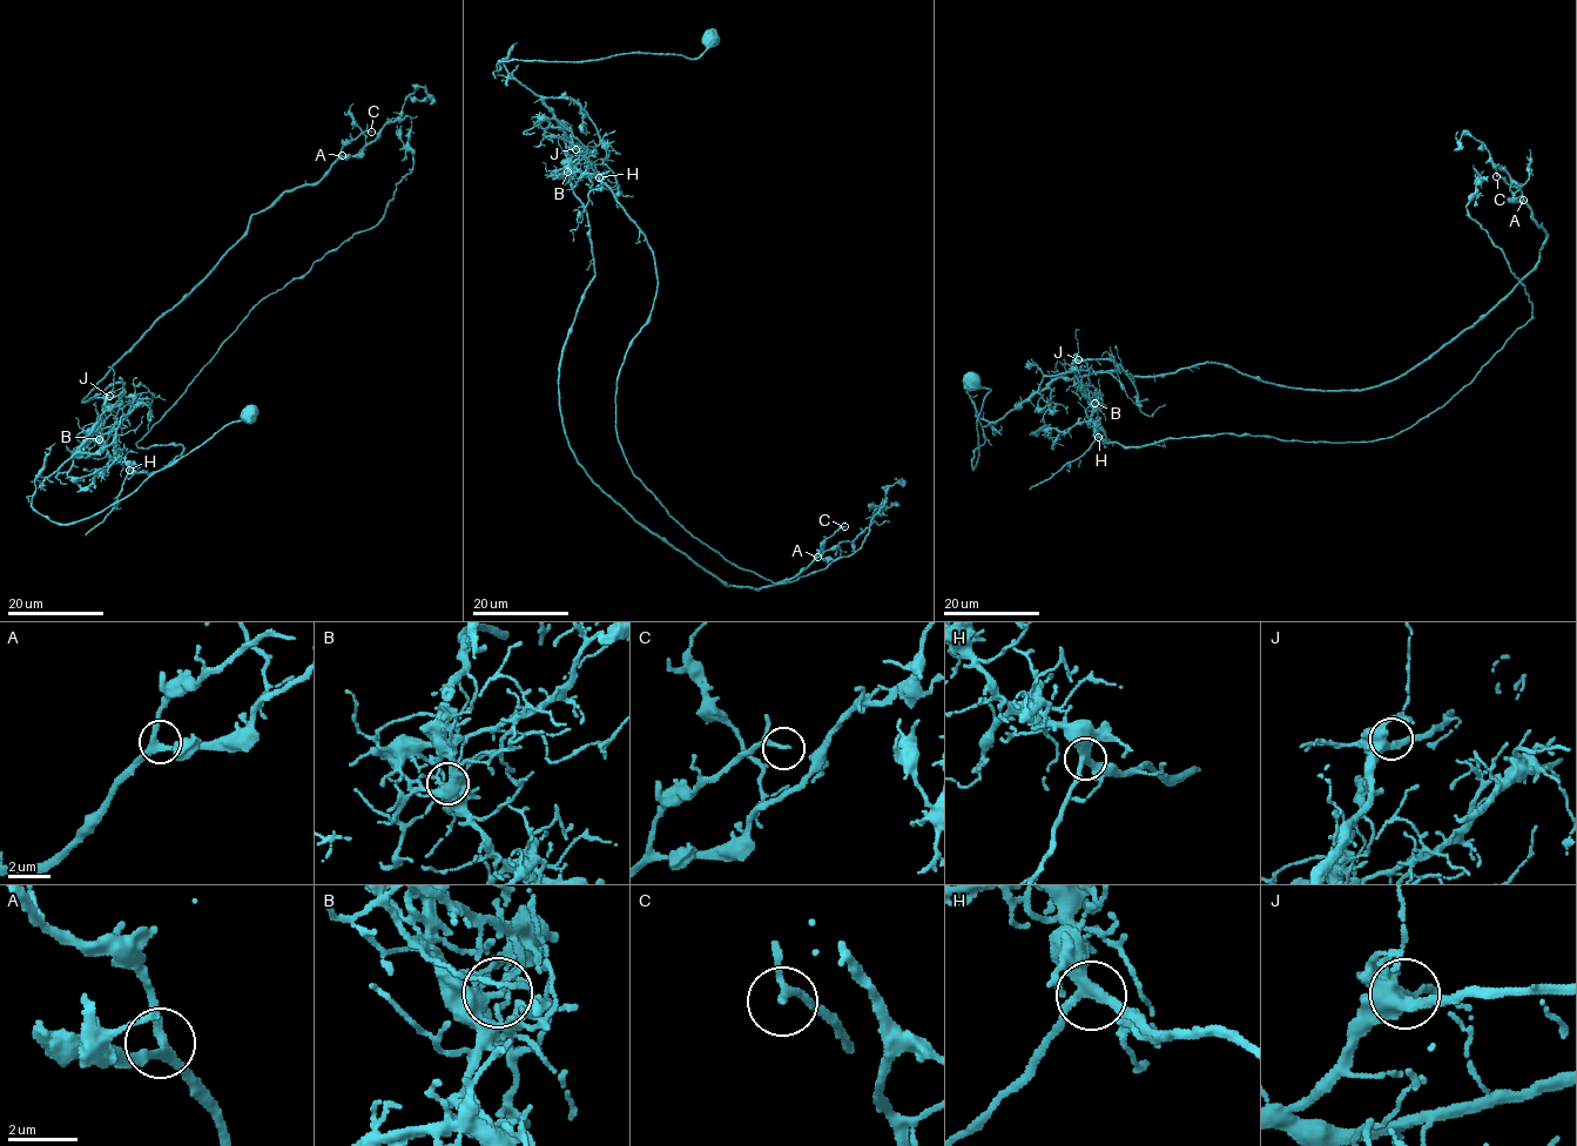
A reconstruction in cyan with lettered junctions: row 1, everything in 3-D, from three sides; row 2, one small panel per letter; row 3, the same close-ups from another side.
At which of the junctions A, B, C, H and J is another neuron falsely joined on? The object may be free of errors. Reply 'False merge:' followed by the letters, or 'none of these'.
False merge: B

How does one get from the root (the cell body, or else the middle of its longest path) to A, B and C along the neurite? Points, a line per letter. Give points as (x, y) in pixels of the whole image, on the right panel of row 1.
A: (971, 383), (990, 390), (972, 469), (978, 420), (1059, 377), (1217, 362), (1373, 388), (1536, 267), (1523, 200)
B: (971, 383), (990, 390), (972, 469), (981, 419), (996, 422), (1059, 377), (1082, 378), (1094, 403)
C: (971, 383), (990, 390), (972, 469), (978, 420), (1059, 377), (1393, 381), (1538, 263), (1545, 230), (1496, 176)

